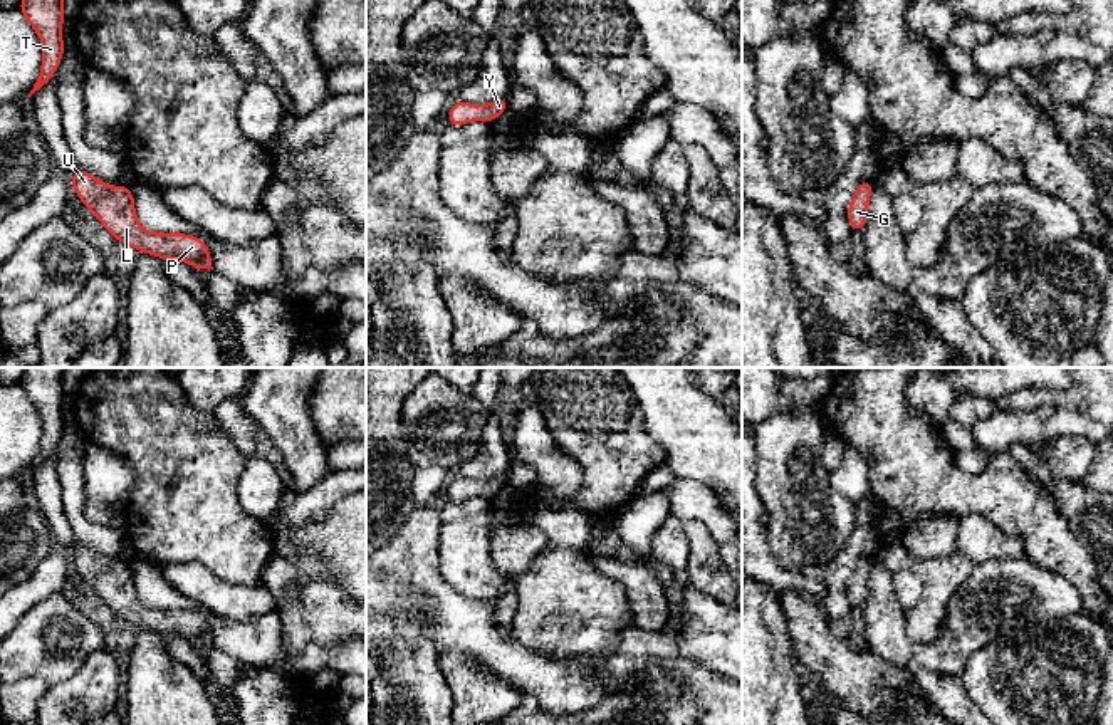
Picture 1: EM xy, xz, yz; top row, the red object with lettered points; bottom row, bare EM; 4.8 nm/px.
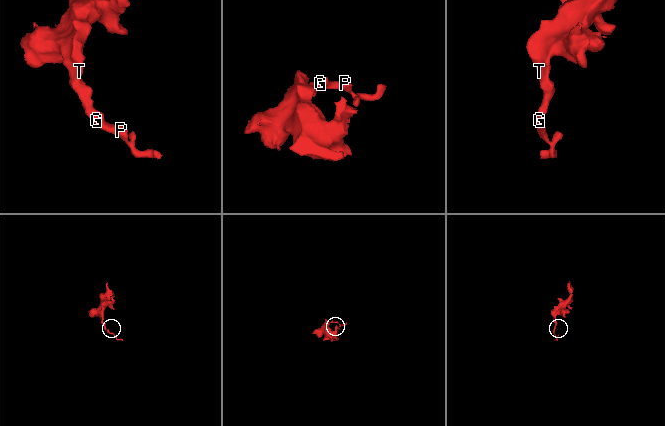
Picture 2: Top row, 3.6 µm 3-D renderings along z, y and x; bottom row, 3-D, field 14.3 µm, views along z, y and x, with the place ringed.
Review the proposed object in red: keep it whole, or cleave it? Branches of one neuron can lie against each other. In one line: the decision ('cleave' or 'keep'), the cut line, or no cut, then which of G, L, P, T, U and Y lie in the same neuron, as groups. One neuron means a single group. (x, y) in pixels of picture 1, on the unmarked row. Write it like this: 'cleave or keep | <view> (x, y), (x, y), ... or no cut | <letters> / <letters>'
keep | no cut | G L P T U Y

